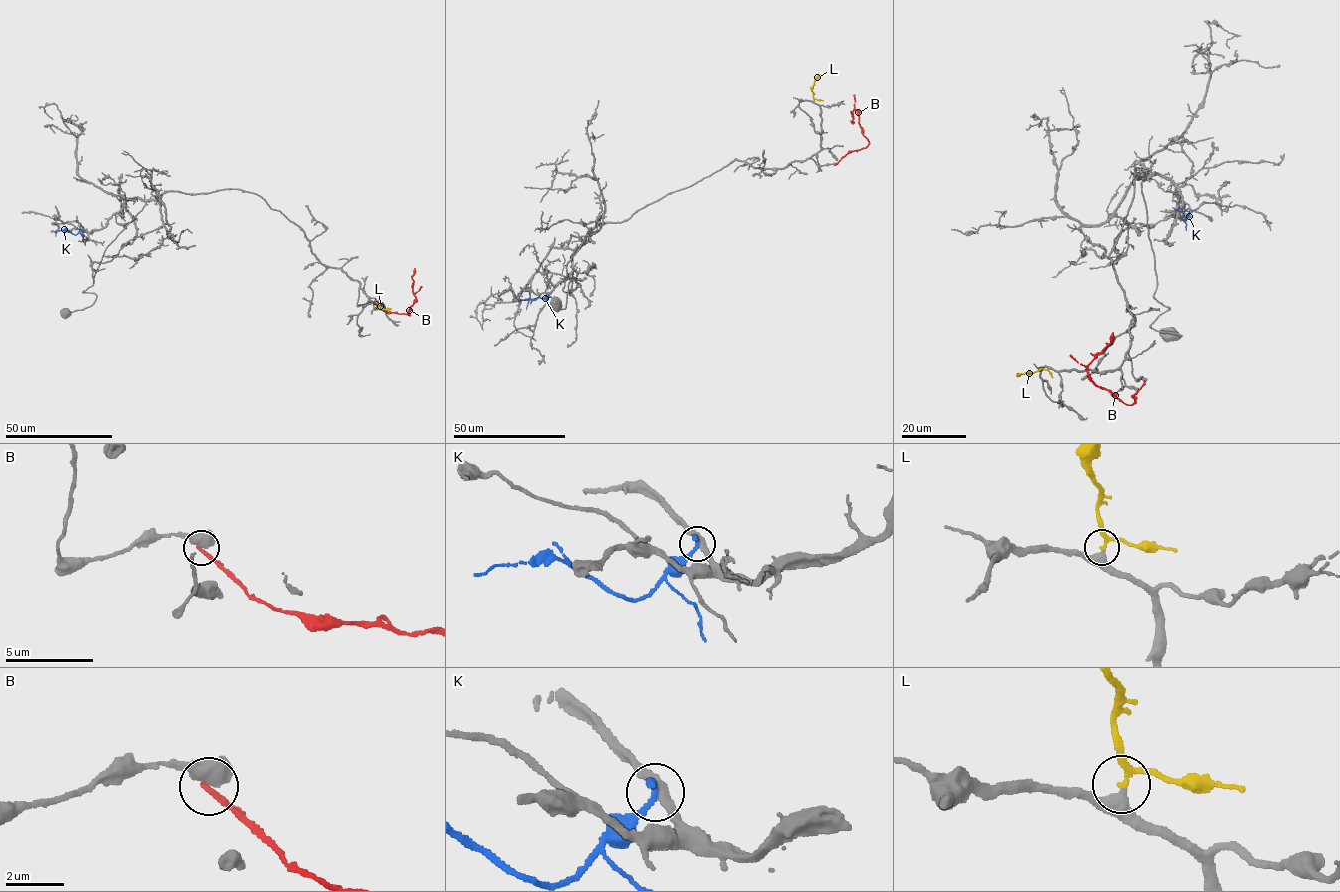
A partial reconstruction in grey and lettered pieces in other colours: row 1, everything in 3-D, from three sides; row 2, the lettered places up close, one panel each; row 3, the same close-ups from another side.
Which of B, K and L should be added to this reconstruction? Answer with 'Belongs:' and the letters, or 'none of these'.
Belongs: L

